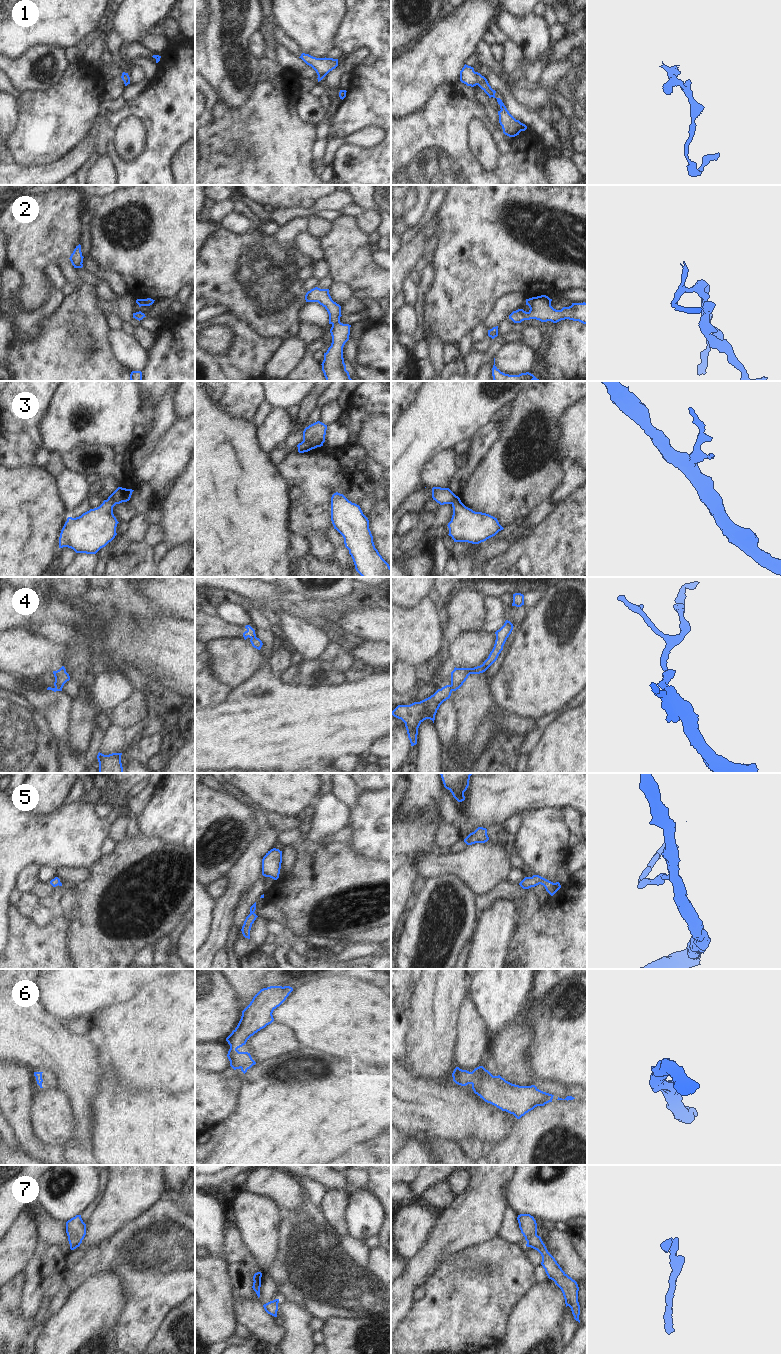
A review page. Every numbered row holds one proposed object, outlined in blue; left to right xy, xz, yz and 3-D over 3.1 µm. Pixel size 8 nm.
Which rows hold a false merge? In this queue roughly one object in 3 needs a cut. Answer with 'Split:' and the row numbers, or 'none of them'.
Split: 3, 4

